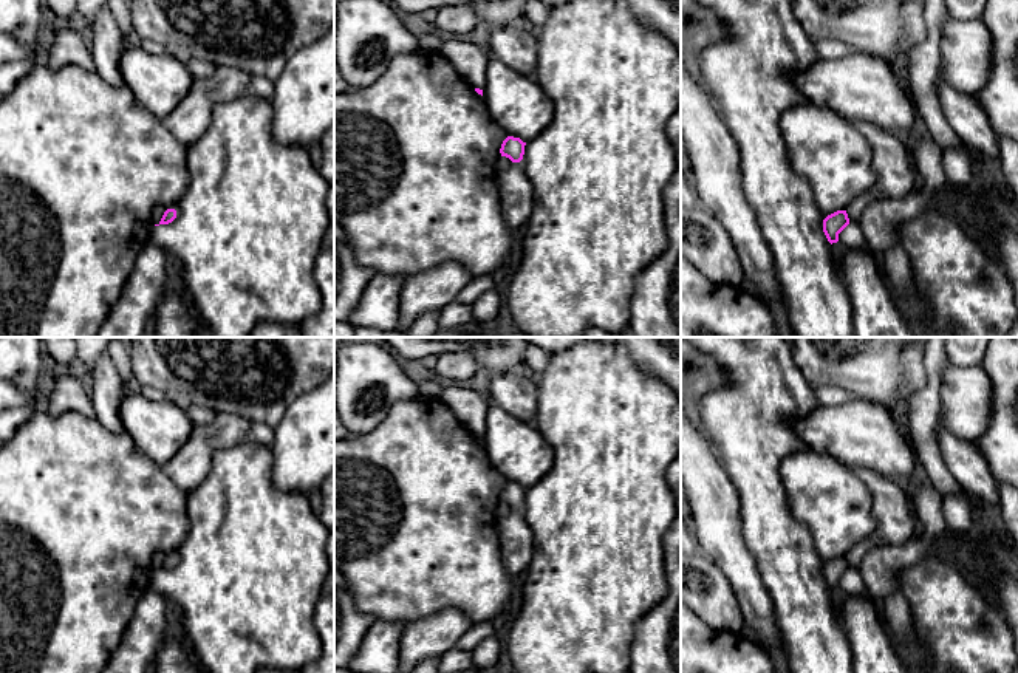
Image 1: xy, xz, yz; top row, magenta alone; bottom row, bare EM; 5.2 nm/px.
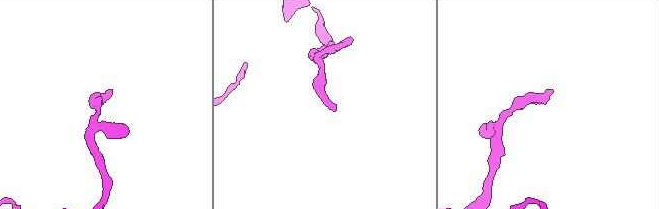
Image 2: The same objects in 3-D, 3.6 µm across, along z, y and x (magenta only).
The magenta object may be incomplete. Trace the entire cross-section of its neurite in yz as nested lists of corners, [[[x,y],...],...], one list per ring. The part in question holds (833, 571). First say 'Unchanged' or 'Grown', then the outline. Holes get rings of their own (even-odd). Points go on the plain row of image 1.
Unchanged. [[[837,557],[823,566],[823,579],[828,588],[837,589],[839,580],[849,571],[846,557]]]

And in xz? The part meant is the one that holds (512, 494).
Unchanged. [[[507,483],[500,495],[501,503],[509,504],[512,509],[520,509],[524,501],[524,492],[520,484]]]

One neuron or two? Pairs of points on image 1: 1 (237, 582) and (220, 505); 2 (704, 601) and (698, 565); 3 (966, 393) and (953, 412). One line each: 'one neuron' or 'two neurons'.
1: one neuron
2: one neuron
3: one neuron

